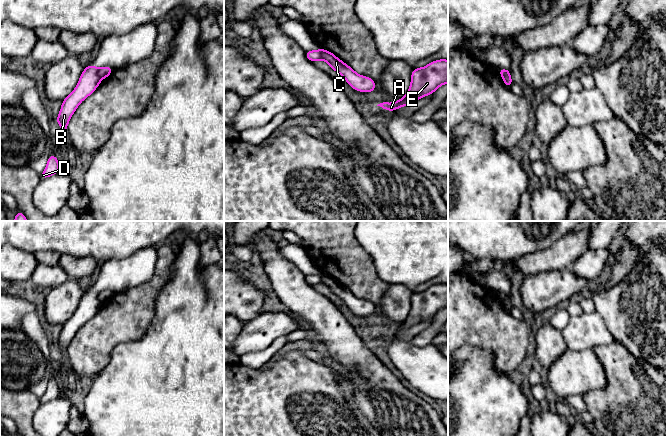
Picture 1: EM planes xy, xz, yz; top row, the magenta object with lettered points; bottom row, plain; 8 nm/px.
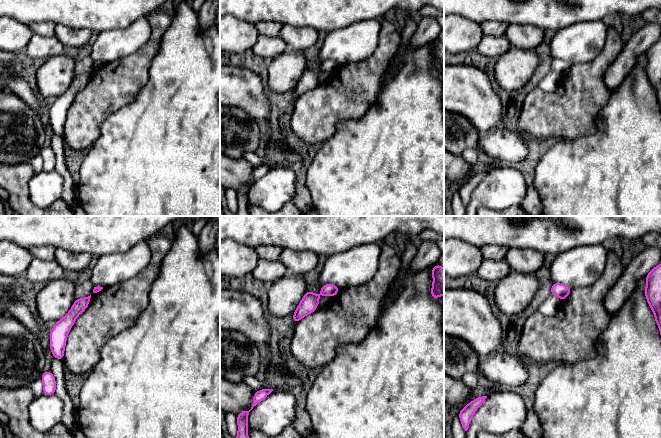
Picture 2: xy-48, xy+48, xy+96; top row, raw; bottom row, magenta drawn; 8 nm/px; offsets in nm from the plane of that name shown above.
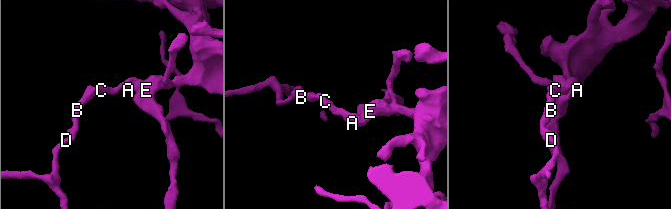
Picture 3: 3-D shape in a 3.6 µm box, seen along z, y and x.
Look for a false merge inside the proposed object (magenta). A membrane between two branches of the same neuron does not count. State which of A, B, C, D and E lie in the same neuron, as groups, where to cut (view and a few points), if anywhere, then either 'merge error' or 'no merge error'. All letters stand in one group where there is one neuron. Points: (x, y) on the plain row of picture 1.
A C E / B D | xy (97, 293), (97, 297), (101, 302) | merge error

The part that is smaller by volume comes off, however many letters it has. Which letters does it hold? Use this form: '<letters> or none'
B, D

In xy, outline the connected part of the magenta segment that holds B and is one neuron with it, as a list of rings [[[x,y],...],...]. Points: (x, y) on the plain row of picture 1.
[[[90,288],[85,291],[73,316],[62,325],[62,331],[56,346],[60,349],[65,363],[67,359],[67,349],[71,340],[79,328],[95,315],[100,306],[101,302],[98,298],[98,293],[93,288]]]

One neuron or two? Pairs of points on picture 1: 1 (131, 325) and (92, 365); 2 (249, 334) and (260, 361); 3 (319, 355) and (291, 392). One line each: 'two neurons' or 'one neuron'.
1: one neuron
2: two neurons
3: two neurons

